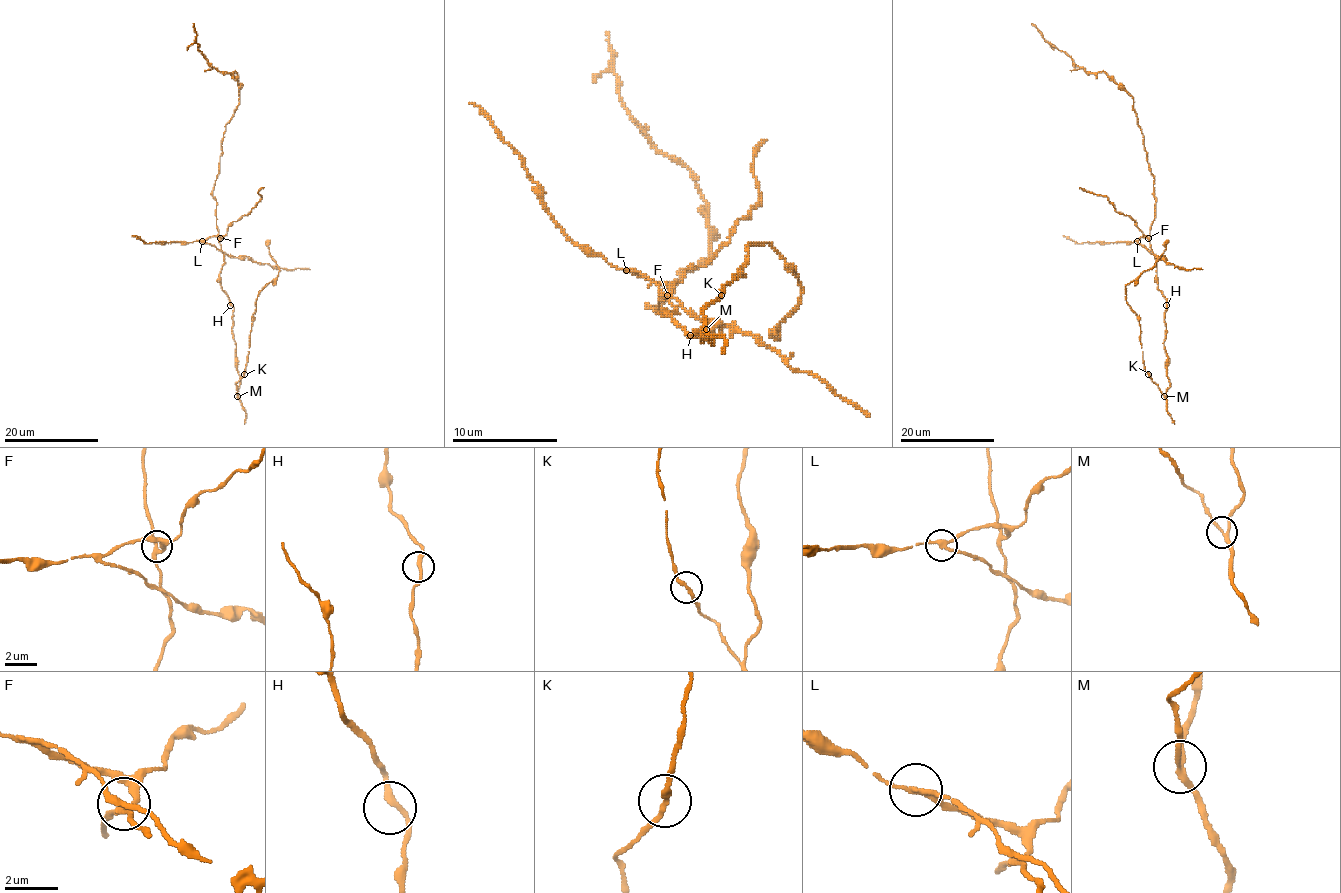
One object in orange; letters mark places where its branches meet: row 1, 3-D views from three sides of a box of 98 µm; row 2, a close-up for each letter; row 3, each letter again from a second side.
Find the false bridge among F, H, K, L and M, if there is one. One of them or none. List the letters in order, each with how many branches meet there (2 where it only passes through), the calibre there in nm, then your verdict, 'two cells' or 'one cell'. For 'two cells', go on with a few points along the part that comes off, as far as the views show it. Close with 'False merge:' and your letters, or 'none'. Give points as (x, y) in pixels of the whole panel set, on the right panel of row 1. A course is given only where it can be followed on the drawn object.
F: 3 | 200 nm | one cell
H: 2 | 220 nm | one cell
K: 2 | 200 nm | one cell
L: 3 | 170 nm | two cells | (1137, 241), (1166, 262), (1181, 268), (1202, 269)
M: 3 | 190 nm | one cell
False merge: L

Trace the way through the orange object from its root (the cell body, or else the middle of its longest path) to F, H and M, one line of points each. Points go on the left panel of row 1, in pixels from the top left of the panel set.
F: (220, 272), (224, 262), (220, 238)
H: (220, 272), (221, 288), (230, 305)
M: (220, 272), (221, 288), (234, 308), (231, 334), (240, 376), (237, 396)

